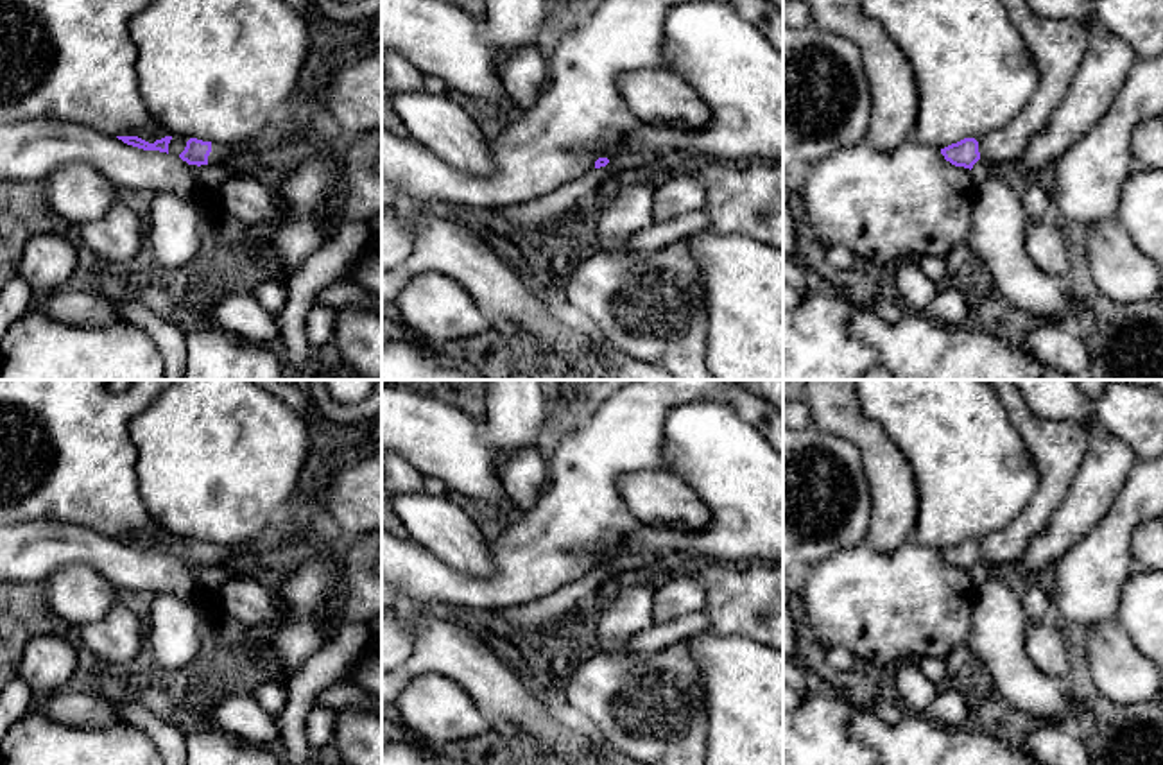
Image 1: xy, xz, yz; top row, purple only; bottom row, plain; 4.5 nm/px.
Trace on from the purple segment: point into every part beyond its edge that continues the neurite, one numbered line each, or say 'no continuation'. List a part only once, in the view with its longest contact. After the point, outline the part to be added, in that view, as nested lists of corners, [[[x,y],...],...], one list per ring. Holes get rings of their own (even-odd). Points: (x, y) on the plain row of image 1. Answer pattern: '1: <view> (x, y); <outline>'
1: xy (219, 554); [[[211,543],[211,554],[208,557],[208,566],[220,566],[229,559],[242,557],[242,555],[256,555],[251,548],[251,543],[246,545],[215,545]]]

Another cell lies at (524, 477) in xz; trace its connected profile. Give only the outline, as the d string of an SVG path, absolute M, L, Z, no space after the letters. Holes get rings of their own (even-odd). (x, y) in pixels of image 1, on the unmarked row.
M536 444L525 446L496 466L496 478L511 507L527 512L541 498L547 484L547 459Z

